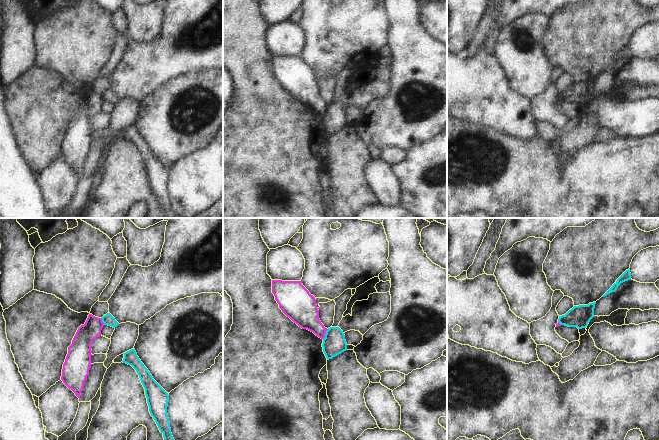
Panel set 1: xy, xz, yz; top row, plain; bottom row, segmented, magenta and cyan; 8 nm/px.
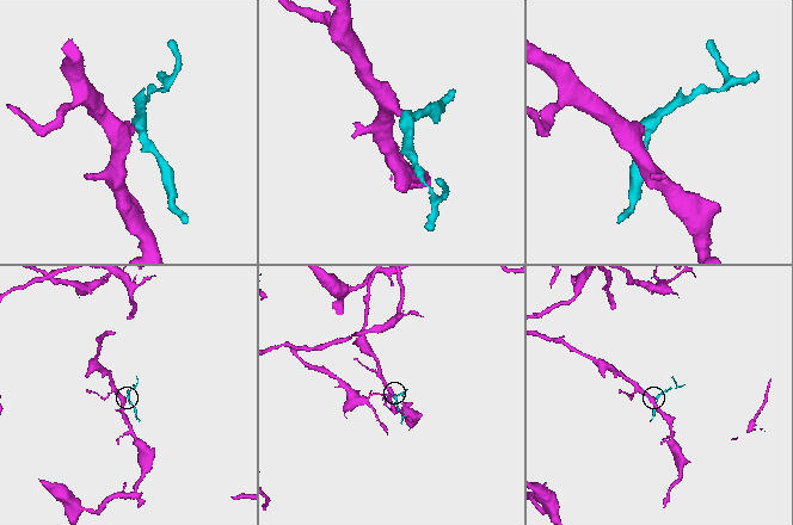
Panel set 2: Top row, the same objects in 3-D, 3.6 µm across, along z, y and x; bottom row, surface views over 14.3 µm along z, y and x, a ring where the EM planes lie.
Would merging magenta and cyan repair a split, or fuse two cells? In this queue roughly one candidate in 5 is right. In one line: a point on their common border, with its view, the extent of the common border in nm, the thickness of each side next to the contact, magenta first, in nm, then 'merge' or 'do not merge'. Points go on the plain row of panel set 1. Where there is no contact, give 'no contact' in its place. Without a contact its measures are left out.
xz (325, 109) | 100 nm | 240/190 nm | do not merge

